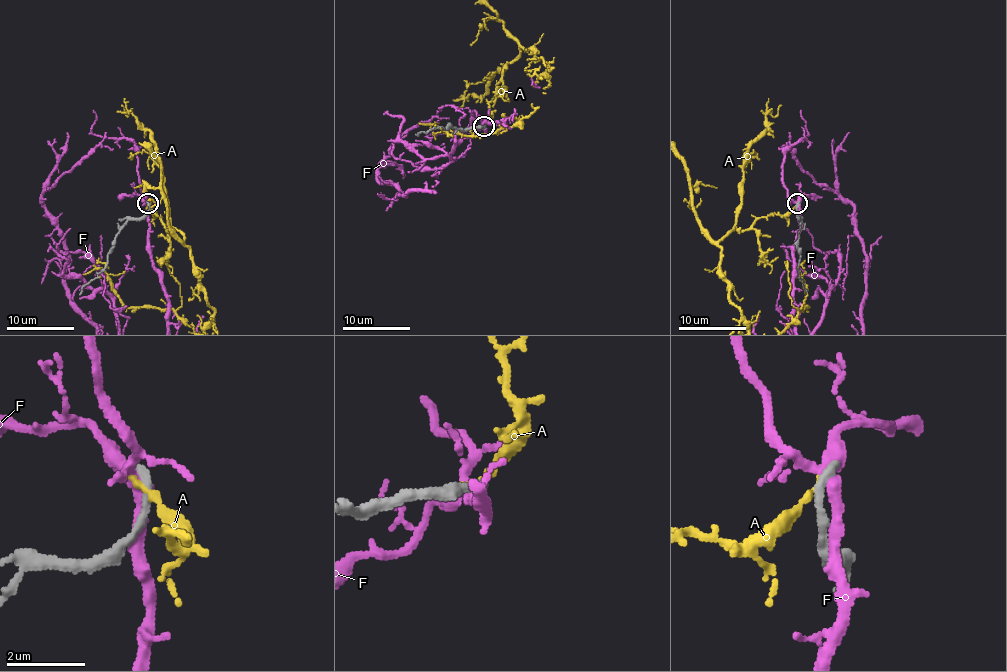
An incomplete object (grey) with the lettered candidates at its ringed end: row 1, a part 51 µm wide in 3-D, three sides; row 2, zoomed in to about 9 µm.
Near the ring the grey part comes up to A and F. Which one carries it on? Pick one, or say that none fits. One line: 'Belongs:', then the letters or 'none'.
Belongs: none

